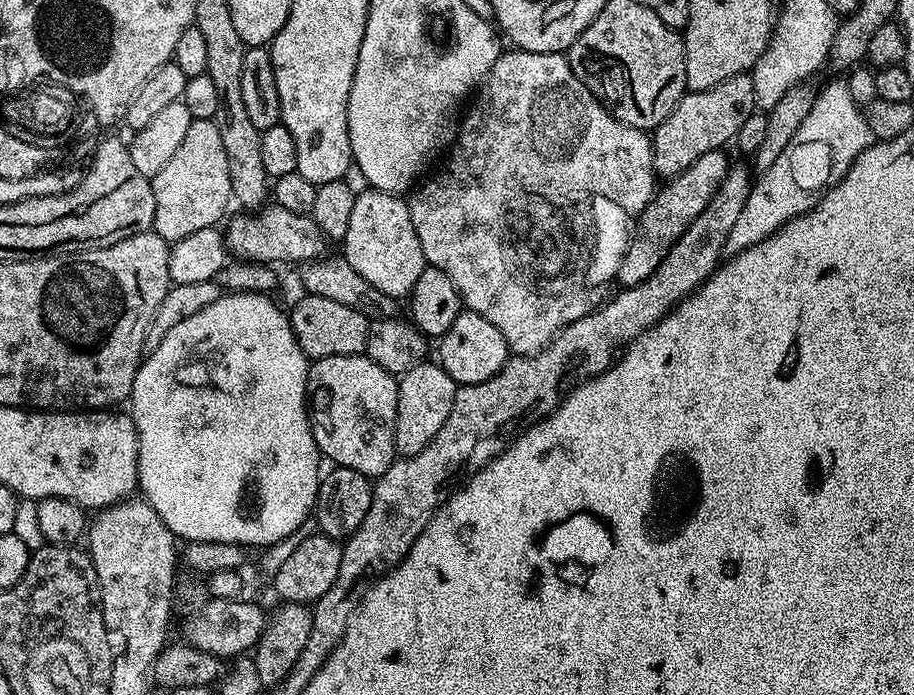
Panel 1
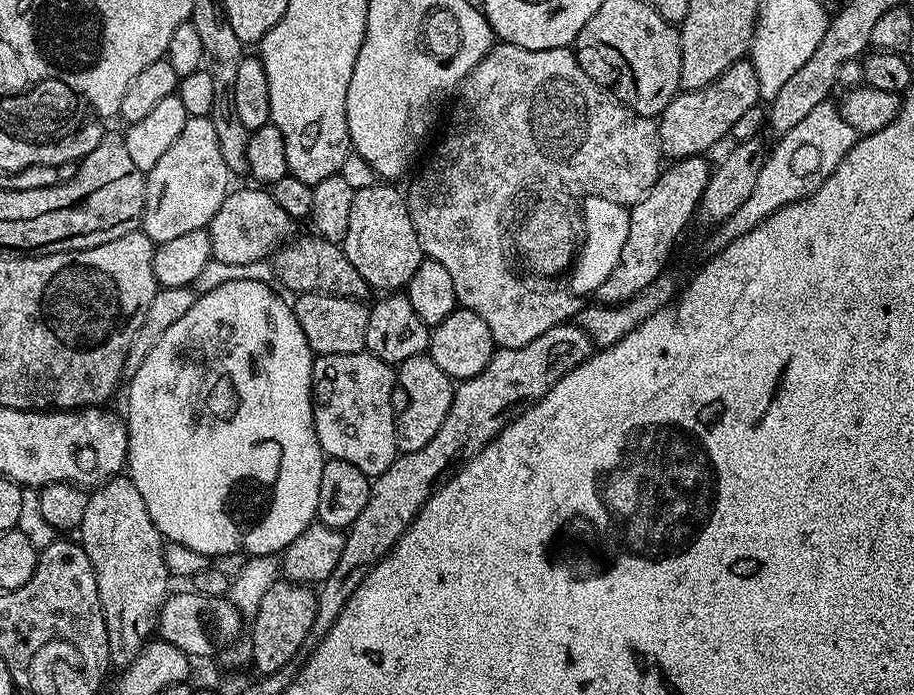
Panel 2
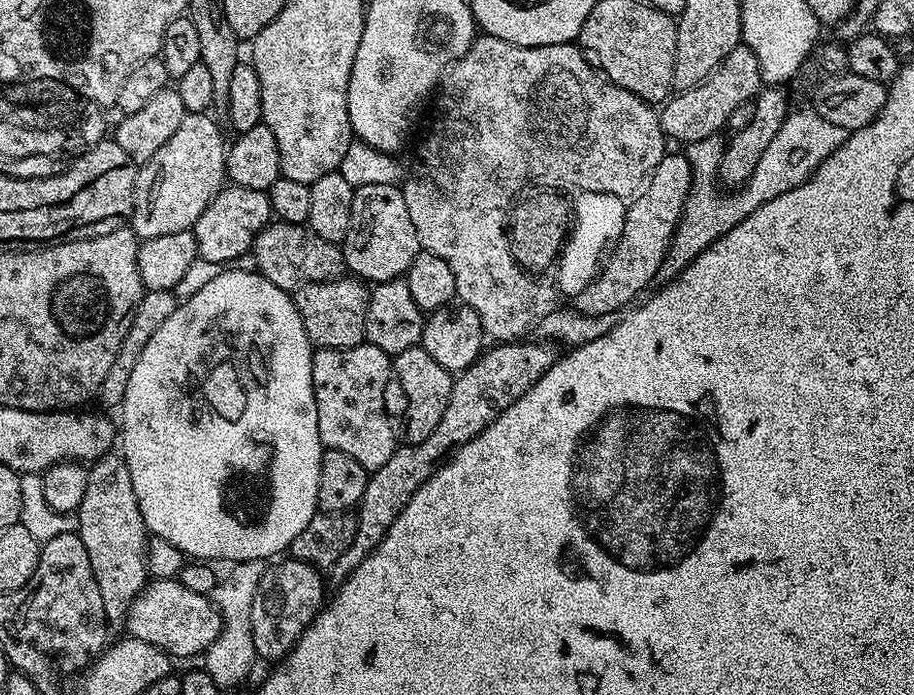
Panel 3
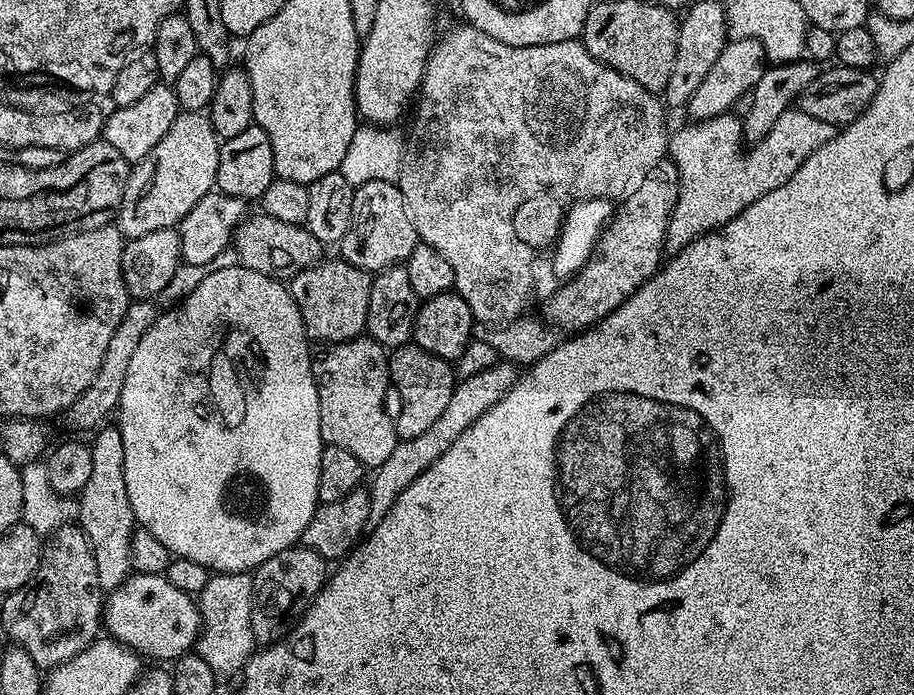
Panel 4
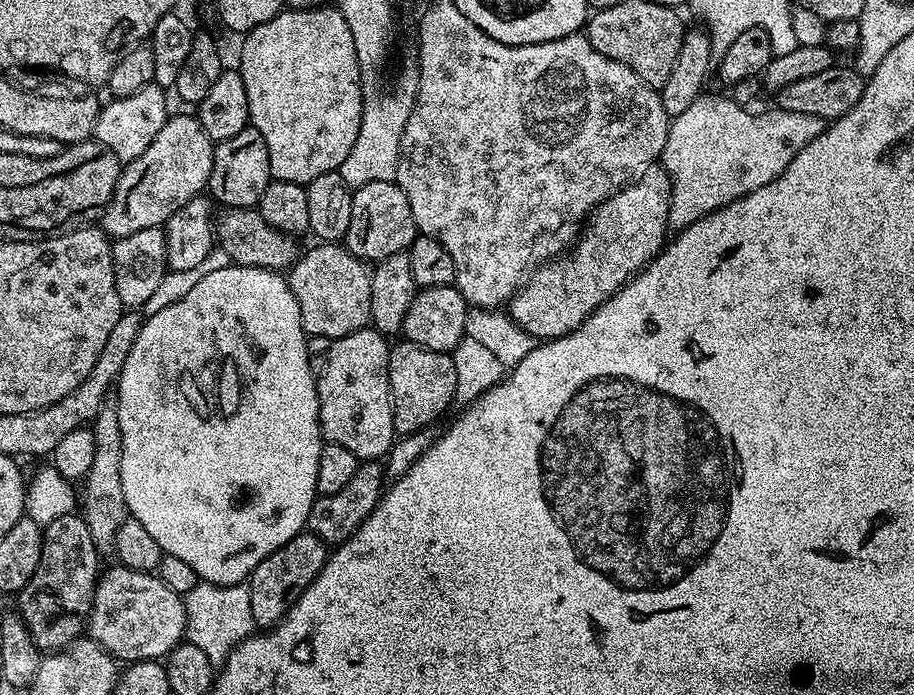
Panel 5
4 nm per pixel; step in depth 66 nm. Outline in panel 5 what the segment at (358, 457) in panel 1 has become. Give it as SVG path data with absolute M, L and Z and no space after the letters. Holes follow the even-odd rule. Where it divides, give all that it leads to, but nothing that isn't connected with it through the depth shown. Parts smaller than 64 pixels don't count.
M369 326L327 341L323 346L312 360L321 437L329 444L346 446L360 462L387 457L397 439L388 381L389 337Z

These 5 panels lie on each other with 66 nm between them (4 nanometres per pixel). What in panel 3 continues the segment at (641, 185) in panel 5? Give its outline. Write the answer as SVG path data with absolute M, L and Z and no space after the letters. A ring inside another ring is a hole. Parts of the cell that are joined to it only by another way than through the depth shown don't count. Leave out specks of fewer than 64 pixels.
M669 151L662 158L662 162L658 162L643 191L627 205L621 236L617 238L599 272L593 281L574 297L574 308L579 315L619 313L620 308L627 309L633 303L631 300L639 292L649 291L648 283L651 285L655 281L658 266L662 266L666 258L672 235L676 233L691 189L692 167L687 155L680 153L679 156L678 153Z

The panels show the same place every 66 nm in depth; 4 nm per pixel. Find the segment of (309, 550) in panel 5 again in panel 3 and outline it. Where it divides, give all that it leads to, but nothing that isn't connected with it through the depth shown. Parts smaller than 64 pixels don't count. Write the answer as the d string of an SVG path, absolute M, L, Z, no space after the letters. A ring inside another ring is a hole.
M284 559L276 562L281 564L273 563L265 567L262 582L258 582L258 590L254 594L254 610L250 610L254 650L261 661L283 661L291 652L296 639L308 629L310 622L326 603L324 580L320 577L323 576L321 569L301 560Z

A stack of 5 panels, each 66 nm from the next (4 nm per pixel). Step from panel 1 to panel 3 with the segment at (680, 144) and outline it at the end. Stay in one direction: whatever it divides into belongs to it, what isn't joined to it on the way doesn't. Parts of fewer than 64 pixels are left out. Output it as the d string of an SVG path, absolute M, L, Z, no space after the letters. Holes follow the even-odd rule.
M745 46L730 50L730 54L722 58L722 62L708 75L706 80L690 90L676 92L659 109L660 125L664 128L665 137L669 141L681 140L681 145L687 146L720 134L720 131L727 126L728 119L744 103L747 105L755 101L761 87L762 77L755 50Z

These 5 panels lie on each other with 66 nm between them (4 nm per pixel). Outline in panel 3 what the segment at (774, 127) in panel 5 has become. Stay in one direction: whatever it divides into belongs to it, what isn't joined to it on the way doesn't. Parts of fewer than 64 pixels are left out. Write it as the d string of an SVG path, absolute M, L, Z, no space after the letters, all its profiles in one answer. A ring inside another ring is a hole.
M789 111L782 122L778 134L774 134L770 147L762 153L758 166L754 166L754 174L741 187L729 191L728 196L720 196L718 173L722 144L716 136L700 140L697 144L689 144L686 155L692 167L692 189L686 198L686 206L680 215L676 233L668 247L662 266L658 266L655 278L657 285L663 286L675 280L682 270L702 250L706 250L719 236L725 236L734 226L738 226L744 218L750 218L758 206L770 202L770 198L778 198L778 194L786 194L786 190L794 190L802 182L806 182L816 168L846 139L844 129L834 126L834 122L826 122L816 112ZM717 188L717 189L716 189ZM720 191L720 192L719 192Z

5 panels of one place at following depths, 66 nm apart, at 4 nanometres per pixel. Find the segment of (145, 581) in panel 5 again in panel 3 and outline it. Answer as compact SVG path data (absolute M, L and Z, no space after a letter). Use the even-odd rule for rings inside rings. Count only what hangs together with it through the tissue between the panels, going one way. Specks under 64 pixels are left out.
M153 579L134 598L128 611L126 628L131 635L142 642L150 642L150 646L161 648L173 658L199 657L214 642L214 638L218 638L220 614L209 597L186 590L179 579Z

